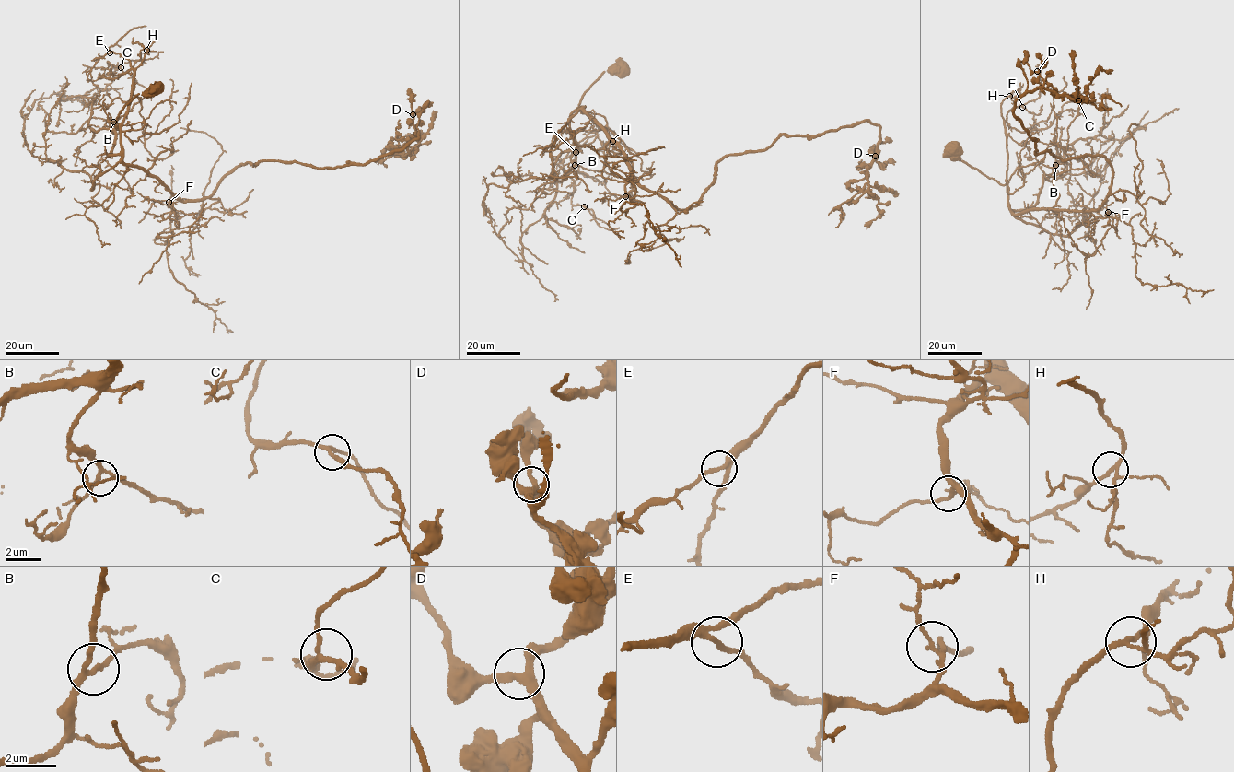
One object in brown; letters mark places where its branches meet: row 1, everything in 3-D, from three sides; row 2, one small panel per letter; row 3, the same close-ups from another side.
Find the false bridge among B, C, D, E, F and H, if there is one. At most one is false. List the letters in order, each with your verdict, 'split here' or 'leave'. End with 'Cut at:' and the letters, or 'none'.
B: leave
C: leave
D: leave
E: leave
F: leave
H: leave
Cut at: none

